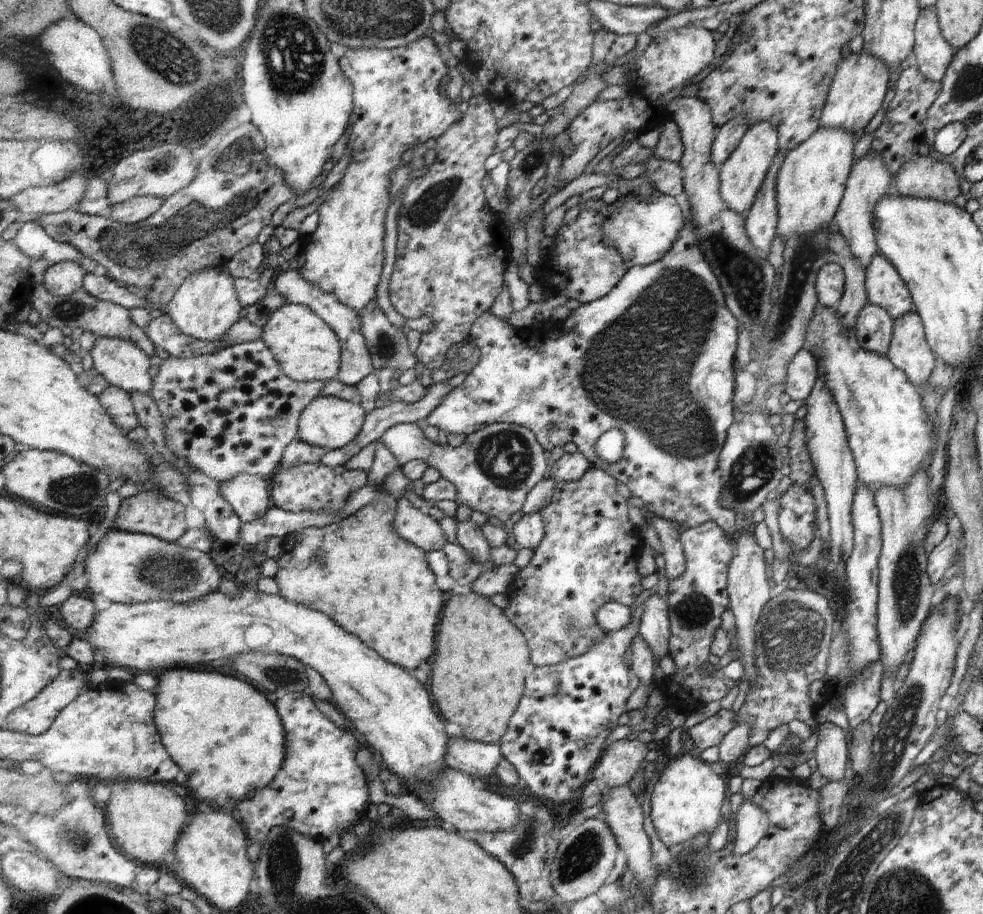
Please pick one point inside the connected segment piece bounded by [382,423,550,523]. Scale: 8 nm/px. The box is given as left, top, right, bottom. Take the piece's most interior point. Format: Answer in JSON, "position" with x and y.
{"position":[495,470]}

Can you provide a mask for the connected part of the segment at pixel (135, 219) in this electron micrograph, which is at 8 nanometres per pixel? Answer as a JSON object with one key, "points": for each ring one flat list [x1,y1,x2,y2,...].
{"points":[[136,196,122,204,115,205,111,215,103,214,103,216,124,222,124,224,138,224,152,218,154,214,162,210,166,201,164,197,160,196]]}

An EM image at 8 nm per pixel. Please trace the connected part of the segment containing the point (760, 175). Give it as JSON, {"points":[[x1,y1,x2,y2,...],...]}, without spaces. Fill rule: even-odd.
{"points":[[760,122,749,126,747,134,740,140,736,150,719,169,719,192,722,200,730,210,744,216,758,197,759,188,763,186,764,179,772,164,772,160,779,150,778,132,772,124]]}

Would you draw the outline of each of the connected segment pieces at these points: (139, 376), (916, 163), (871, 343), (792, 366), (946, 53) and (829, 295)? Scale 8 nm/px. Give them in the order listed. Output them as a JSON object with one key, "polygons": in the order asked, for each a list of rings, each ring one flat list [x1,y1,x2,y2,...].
{"polygons":[[[99,337,91,352,96,368,108,378,114,386,124,388,131,394,151,394,154,390,155,377,152,376,152,366,156,362,148,356,144,348,136,344,134,340,124,340,124,338]],[[918,154,912,160,904,162,896,172,893,184,902,196,952,203,962,200,959,178,954,168,934,160,928,154]],[[867,301,866,306,858,312,855,334,860,348,886,356,892,338,893,318,878,304]],[[804,347,788,364,786,370,786,382,784,392,791,400,806,400,818,378,818,369,814,356]],[[922,8,914,28,918,72,932,82,941,82,955,55,942,36,935,8]],[[827,263,819,270,815,285,819,304,836,306,845,288,844,271,836,263]]]}

